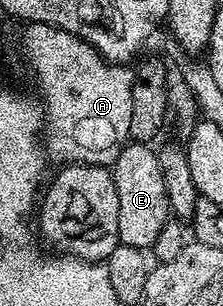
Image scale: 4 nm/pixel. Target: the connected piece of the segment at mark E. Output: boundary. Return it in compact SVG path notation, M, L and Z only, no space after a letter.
M130 141L122 146L111 169L115 180L115 192L119 192L117 237L120 245L134 246L148 251L155 244L155 236L159 236L163 224L170 221L171 218L163 172L159 172L157 150L152 145Z

